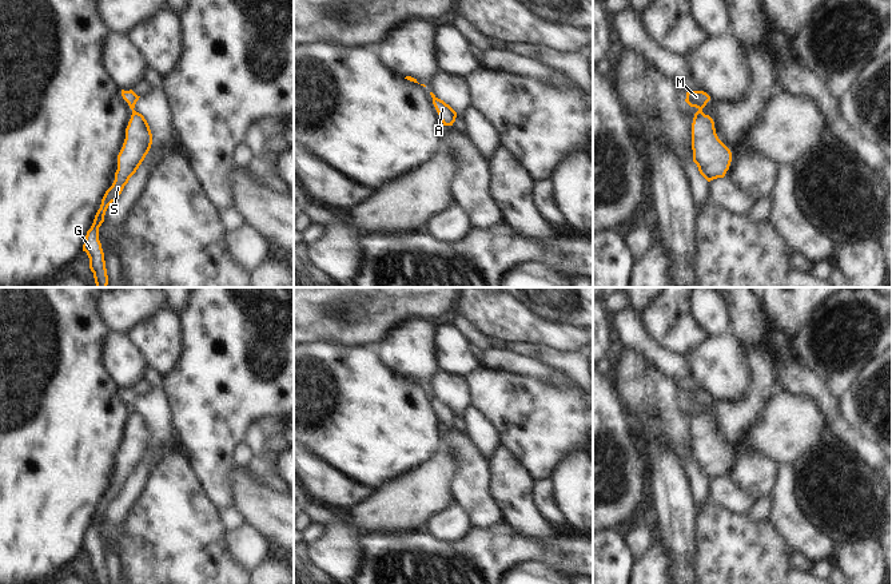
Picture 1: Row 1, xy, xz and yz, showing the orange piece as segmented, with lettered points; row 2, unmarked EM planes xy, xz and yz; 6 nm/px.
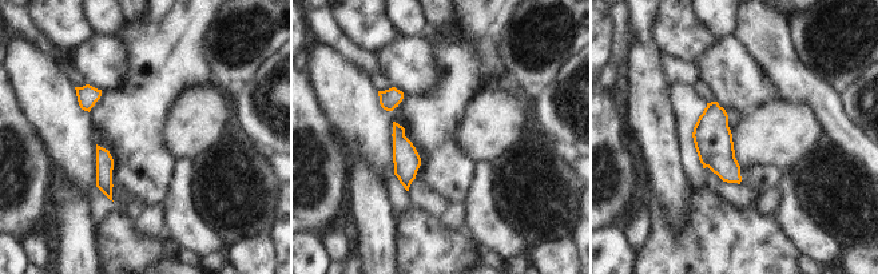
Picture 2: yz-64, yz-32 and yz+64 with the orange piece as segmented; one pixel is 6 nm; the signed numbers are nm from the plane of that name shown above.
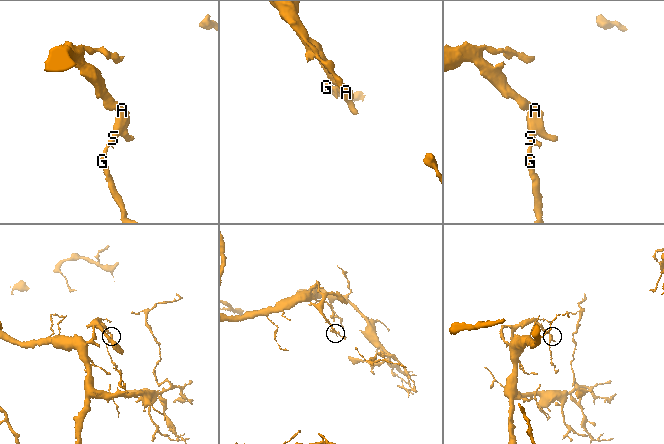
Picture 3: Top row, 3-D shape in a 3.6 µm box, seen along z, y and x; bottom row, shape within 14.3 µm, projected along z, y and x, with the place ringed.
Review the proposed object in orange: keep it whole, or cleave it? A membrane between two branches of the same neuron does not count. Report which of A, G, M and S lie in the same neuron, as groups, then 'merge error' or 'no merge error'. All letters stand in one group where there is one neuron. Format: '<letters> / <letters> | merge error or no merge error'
A G M S | no merge error

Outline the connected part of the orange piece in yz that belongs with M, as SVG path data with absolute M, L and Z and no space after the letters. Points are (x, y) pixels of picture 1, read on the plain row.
M704 390L686 392L685 401L698 409L692 422L693 461L708 481L724 477L732 461L732 452L718 438L713 418L702 412L709 400Z

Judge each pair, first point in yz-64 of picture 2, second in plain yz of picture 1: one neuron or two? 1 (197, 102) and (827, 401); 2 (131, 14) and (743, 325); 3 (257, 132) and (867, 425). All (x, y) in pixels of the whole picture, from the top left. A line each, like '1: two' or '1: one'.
1: two
2: one
3: one

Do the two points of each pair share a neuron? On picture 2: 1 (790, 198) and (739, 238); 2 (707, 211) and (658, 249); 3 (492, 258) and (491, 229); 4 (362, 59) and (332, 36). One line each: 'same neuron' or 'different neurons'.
1: different neurons
2: same neuron
3: different neurons
4: same neuron

